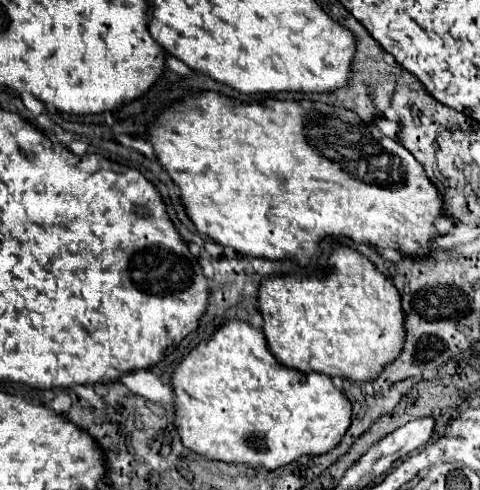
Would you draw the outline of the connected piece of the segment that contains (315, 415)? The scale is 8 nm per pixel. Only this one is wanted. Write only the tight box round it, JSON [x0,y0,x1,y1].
[170,319,352,469]

